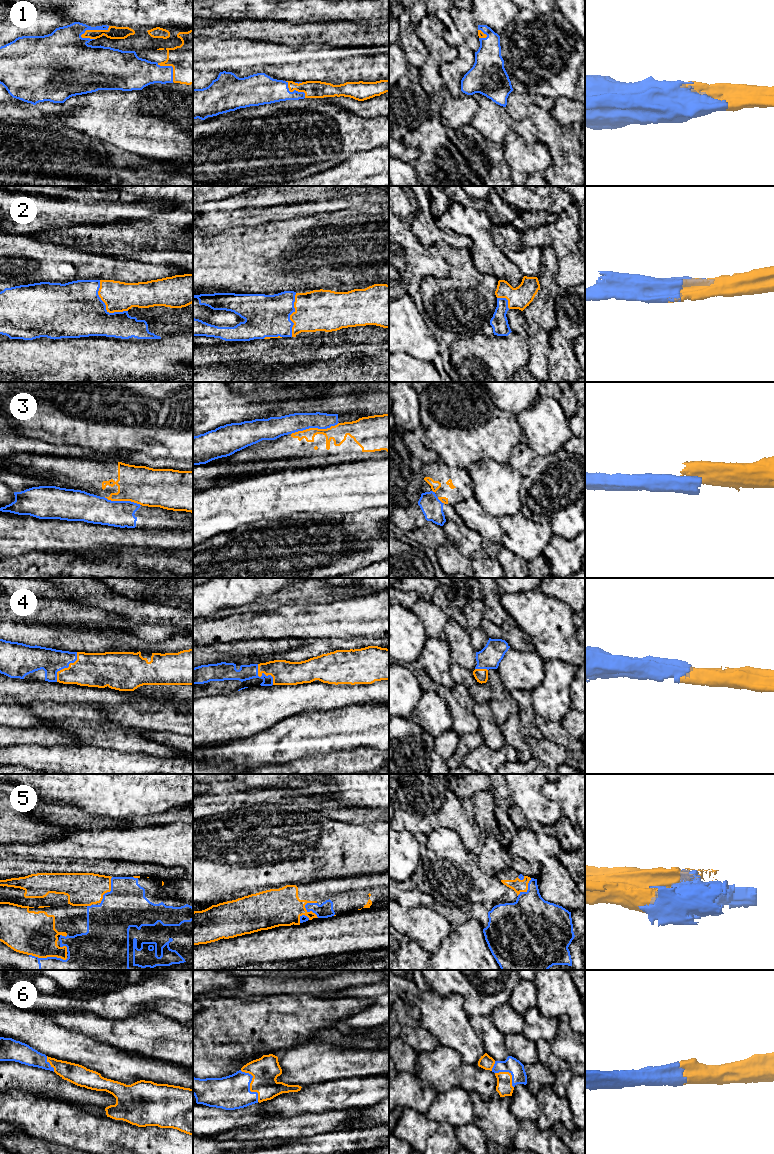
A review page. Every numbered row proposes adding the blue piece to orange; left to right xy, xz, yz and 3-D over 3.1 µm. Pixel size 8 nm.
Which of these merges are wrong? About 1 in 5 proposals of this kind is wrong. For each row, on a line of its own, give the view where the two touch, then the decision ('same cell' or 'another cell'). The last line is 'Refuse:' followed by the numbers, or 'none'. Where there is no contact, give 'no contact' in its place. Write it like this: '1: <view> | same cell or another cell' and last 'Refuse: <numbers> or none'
1: xy | same cell
2: xy | same cell
3: xz | another cell
4: xy | same cell
5: xz | same cell
6: xz | same cell
Refuse: 3

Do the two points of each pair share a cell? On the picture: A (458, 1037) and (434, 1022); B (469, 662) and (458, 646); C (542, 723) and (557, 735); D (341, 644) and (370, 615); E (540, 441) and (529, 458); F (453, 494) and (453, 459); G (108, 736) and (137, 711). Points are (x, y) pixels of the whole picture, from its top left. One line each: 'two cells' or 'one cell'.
A: one cell
B: one cell
C: one cell
D: two cells
E: two cells
F: two cells
G: two cells

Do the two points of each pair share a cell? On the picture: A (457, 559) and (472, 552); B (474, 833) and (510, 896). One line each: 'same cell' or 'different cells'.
A: different cells
B: different cells

